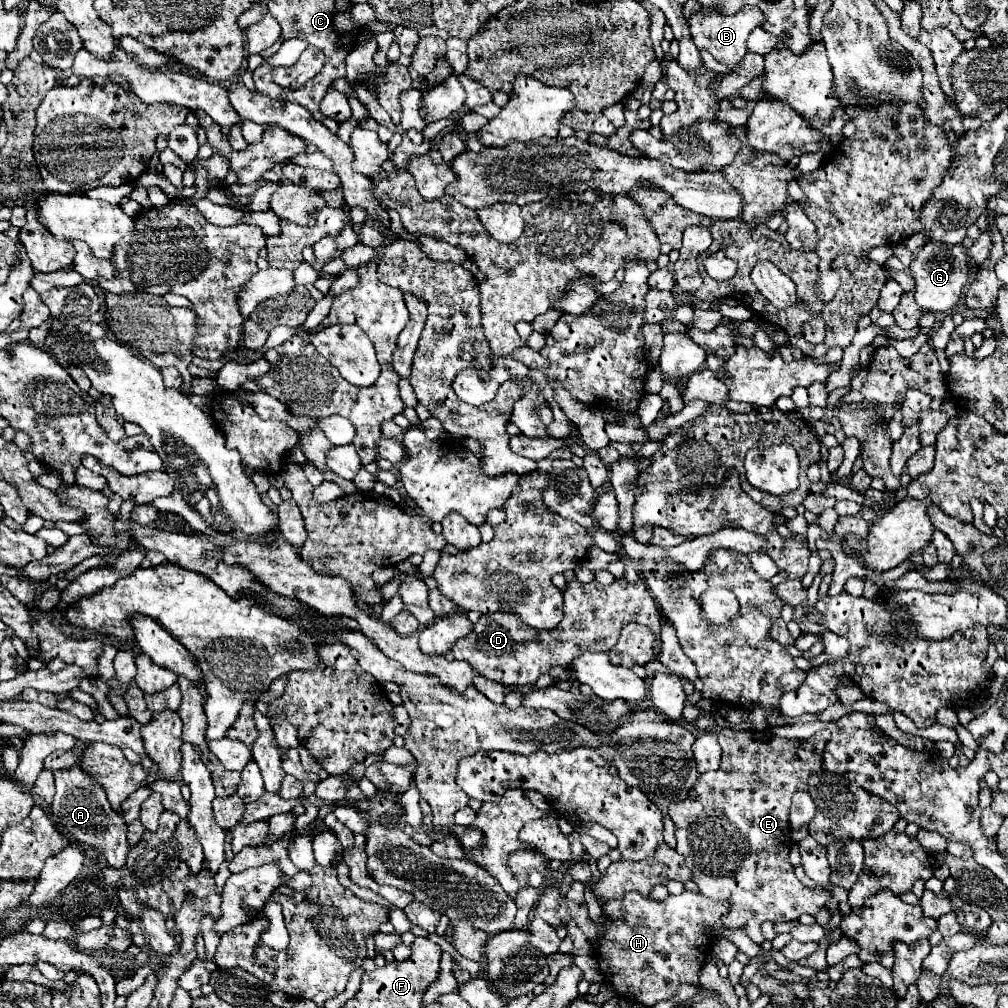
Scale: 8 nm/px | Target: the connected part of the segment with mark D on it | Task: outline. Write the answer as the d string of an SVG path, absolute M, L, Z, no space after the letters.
M621 578L615 580L611 586L603 586L599 582L583 584L579 580L571 580L561 592L565 598L565 616L557 628L535 630L507 612L483 614L473 632L455 644L453 656L457 660L465 660L489 680L495 680L503 686L519 686L535 684L537 678L545 674L551 666L569 666L571 660L581 656L583 652L609 652L617 644L621 628L625 624L645 624L655 634L659 634L661 630L657 604L643 580L627 582L625 578Z

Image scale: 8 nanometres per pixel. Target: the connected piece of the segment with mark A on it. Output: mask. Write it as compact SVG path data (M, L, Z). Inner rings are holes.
M81 760L75 762L71 768L67 770L57 770L55 772L55 798L51 802L51 806L47 808L51 820L57 824L57 828L61 828L65 834L69 834L73 840L83 842L85 846L97 848L105 854L107 862L111 864L111 868L123 868L123 860L129 854L129 844L127 844L127 826L123 822L123 818L113 812L105 790L101 790L101 786L93 780L89 780L89 776L85 776L85 772L81 772Z

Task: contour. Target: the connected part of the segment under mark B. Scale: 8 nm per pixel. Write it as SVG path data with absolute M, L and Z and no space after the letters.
M713 6L713 8L703 8L699 10L697 14L691 16L689 20L689 30L691 30L691 36L693 36L693 42L699 50L709 50L715 60L719 60L721 64L725 66L735 66L739 64L739 60L745 56L747 52L747 36L757 28L757 26L763 26L765 22L765 16L761 14L759 8L741 8L741 12L733 14L733 16L725 16L721 12L721 6Z

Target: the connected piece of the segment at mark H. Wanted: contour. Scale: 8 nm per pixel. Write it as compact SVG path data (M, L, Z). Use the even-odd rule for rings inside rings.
M683 890L679 896L667 896L663 902L645 898L639 892L627 892L621 904L621 918L611 918L603 912L603 922L595 922L589 916L587 904L577 904L567 896L559 898L557 918L563 926L575 922L583 930L593 944L597 960L599 950L609 950L603 954L601 972L619 996L627 996L643 1006L655 1006L661 1000L673 998L679 984L699 984L699 970L707 962L715 936L727 938L749 958L759 954L759 946L753 944L745 932L729 930L721 924L721 918L729 908L731 904L727 900L709 900L707 896L689 890ZM661 950L665 950L665 956Z

